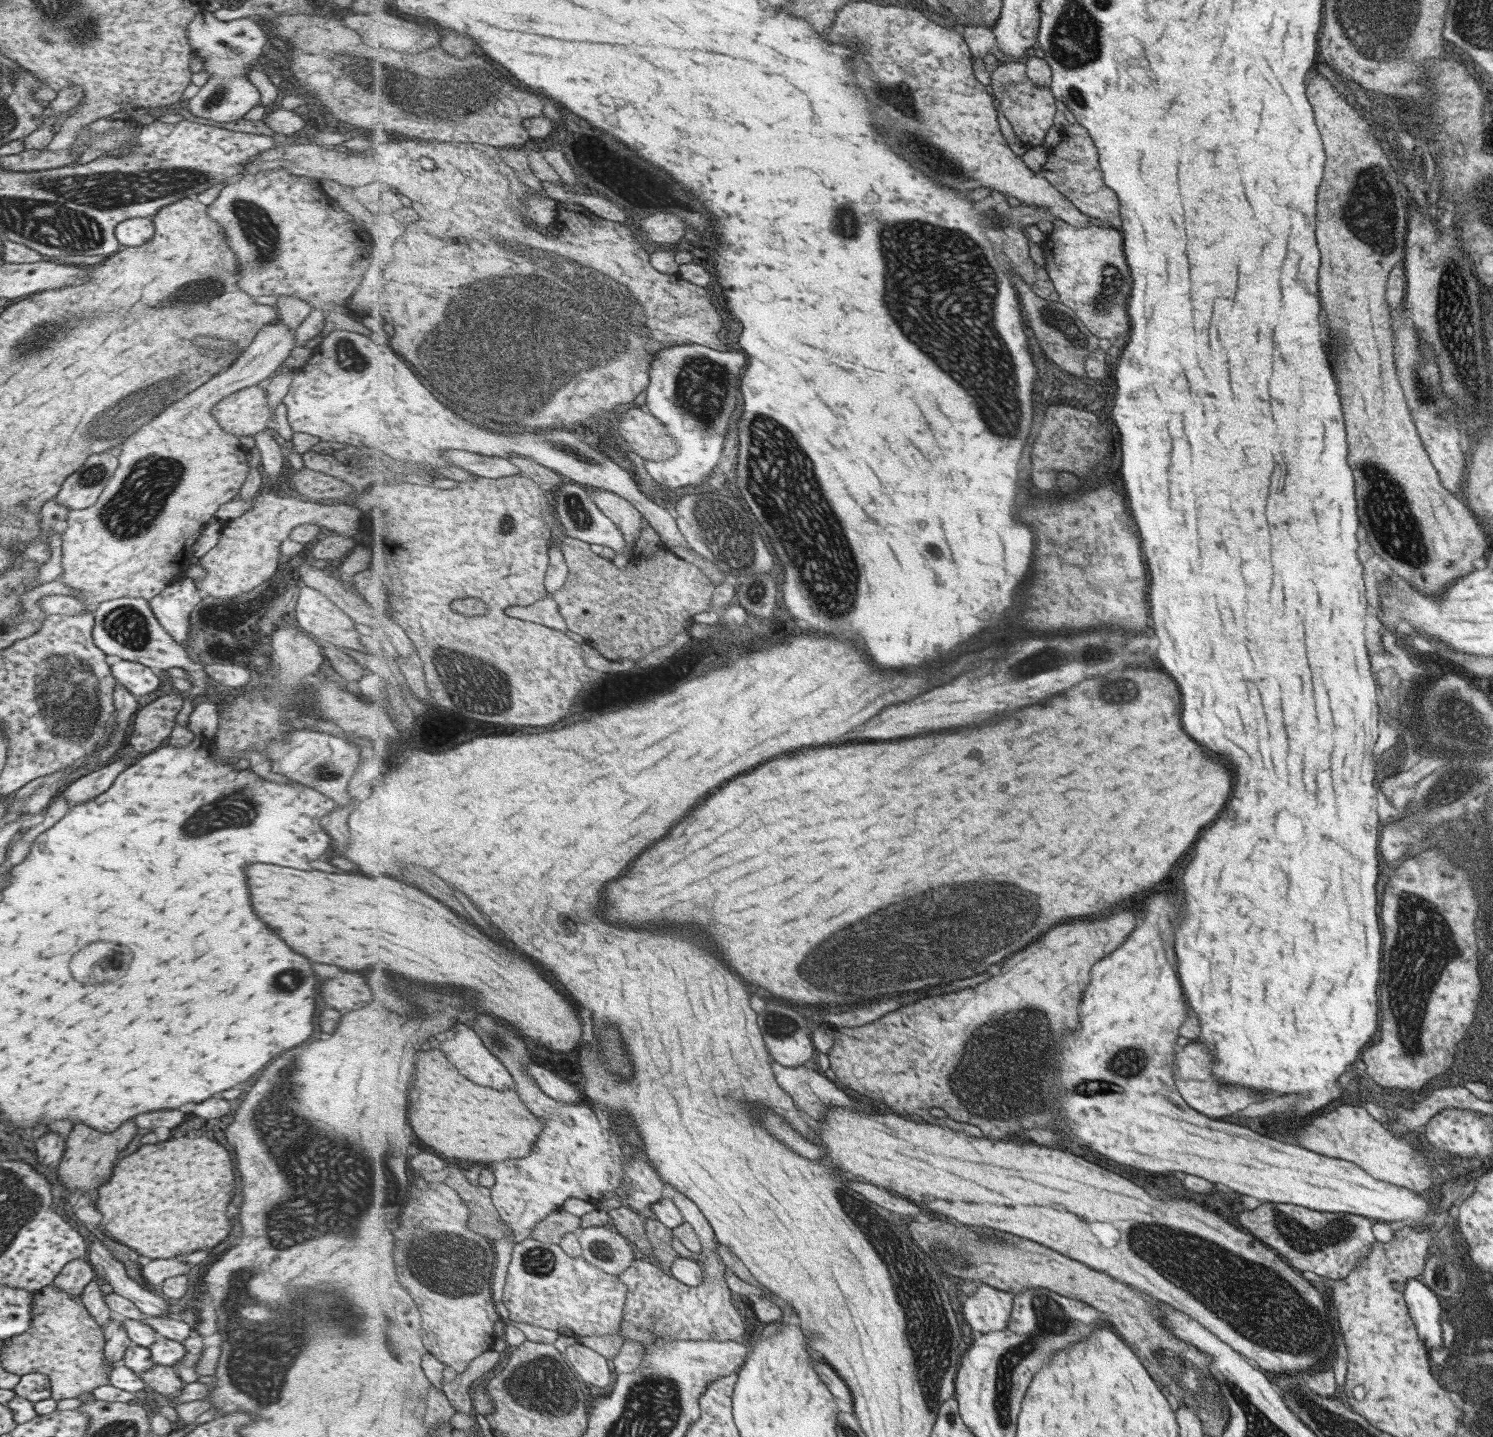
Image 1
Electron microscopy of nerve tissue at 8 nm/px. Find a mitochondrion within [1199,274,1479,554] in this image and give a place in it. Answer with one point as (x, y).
(1423, 393)

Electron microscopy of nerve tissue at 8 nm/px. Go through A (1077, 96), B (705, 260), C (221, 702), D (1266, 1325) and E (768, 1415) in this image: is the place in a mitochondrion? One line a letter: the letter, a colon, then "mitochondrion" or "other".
A: mitochondrion
B: other
C: other
D: mitochondrion
E: other

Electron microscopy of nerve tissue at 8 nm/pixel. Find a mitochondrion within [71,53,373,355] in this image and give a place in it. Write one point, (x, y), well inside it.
(256, 223)

